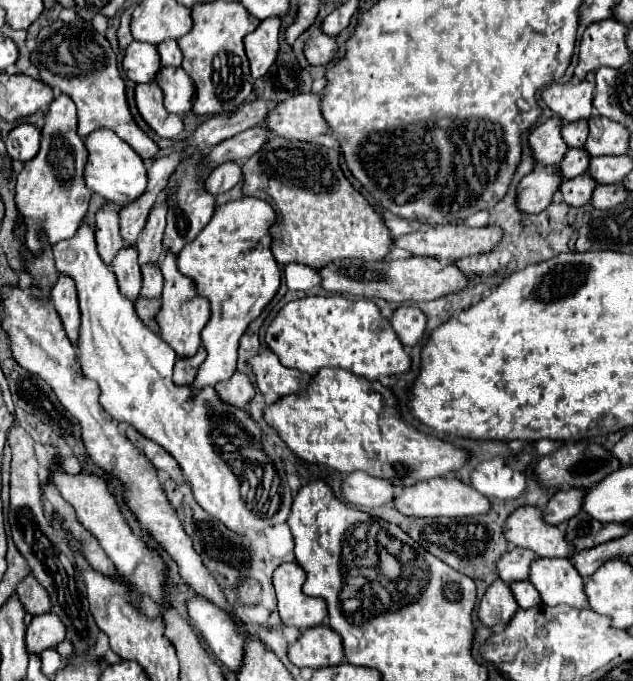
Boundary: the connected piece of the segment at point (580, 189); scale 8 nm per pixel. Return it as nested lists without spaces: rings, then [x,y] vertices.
[[[579,175],[575,179],[565,179],[559,187],[561,191],[561,199],[565,205],[573,205],[573,207],[581,207],[581,205],[587,205],[591,201],[591,195],[593,195],[593,189],[595,189],[595,181],[591,177],[585,175]]]

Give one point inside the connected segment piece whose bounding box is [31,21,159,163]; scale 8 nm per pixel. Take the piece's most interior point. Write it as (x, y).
(72, 57)

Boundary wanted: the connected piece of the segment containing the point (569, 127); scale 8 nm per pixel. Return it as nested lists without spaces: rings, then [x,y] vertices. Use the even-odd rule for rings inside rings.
[[[585,119],[577,123],[565,123],[561,129],[561,137],[567,143],[567,147],[575,147],[575,149],[581,149],[585,145],[587,135],[589,135],[589,127]]]

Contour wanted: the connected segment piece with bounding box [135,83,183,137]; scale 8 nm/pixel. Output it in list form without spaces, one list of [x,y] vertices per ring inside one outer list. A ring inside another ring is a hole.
[[[157,83],[135,85],[135,105],[159,137],[175,137],[183,131],[183,119],[163,107],[163,93]]]

